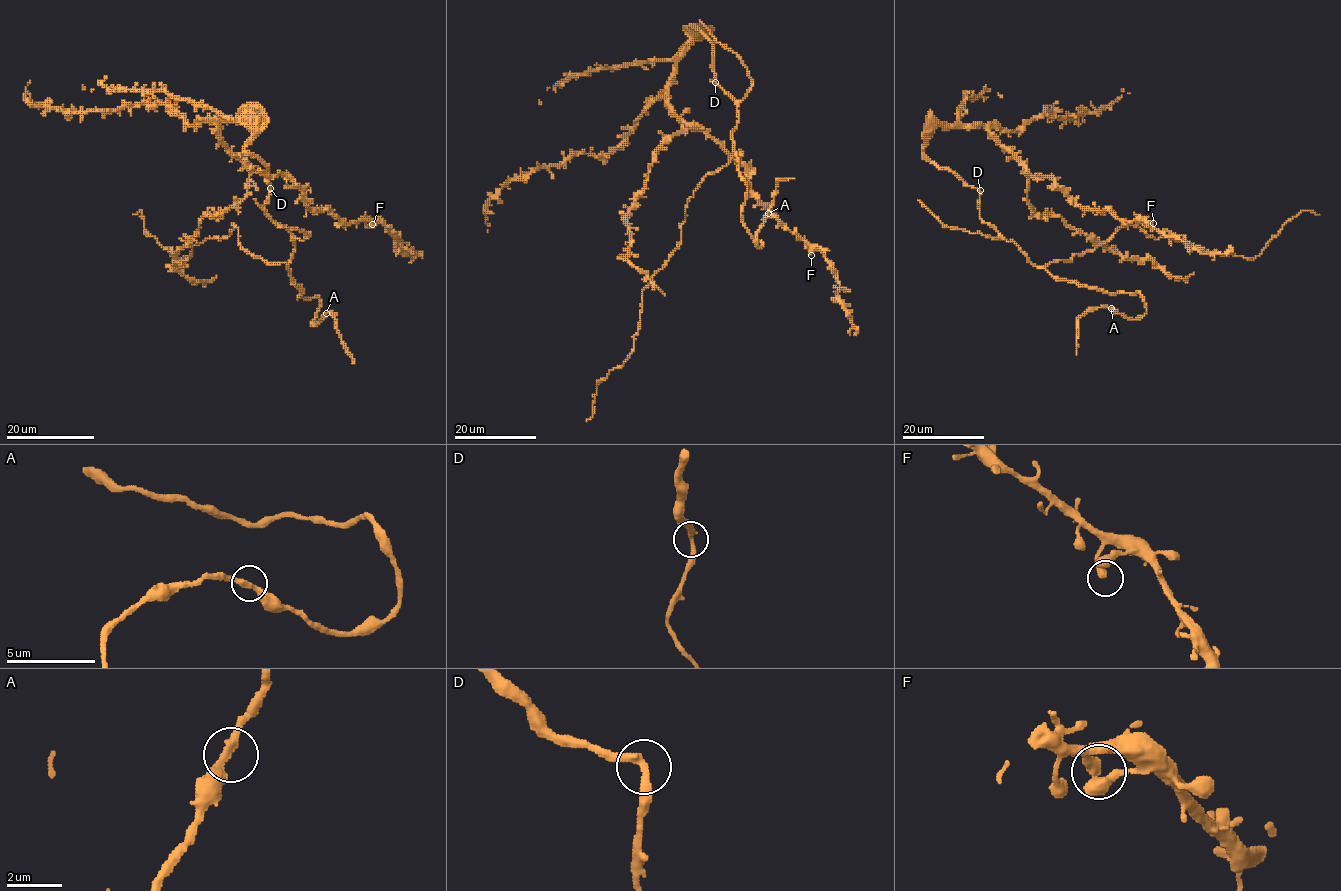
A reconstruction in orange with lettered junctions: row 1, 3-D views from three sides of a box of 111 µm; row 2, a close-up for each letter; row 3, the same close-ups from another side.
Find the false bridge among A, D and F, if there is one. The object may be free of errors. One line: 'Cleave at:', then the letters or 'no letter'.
Cleave at: no letter

